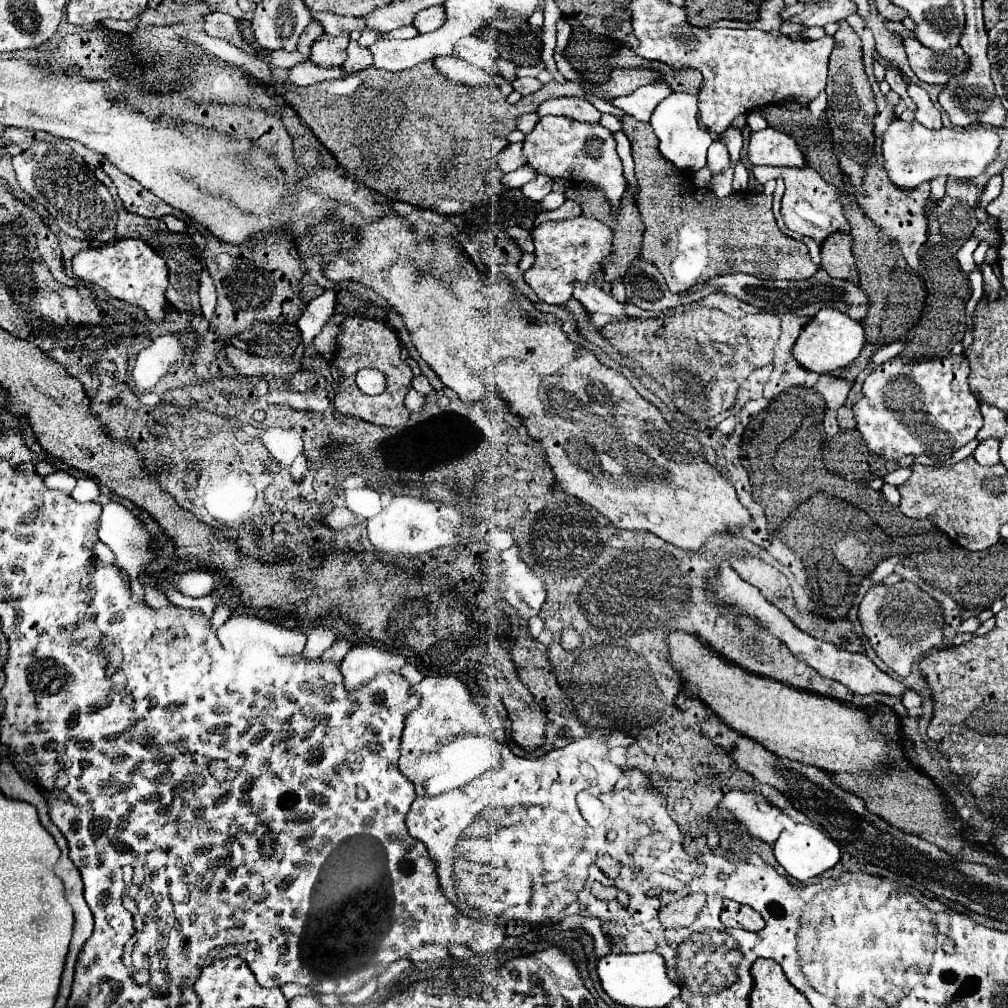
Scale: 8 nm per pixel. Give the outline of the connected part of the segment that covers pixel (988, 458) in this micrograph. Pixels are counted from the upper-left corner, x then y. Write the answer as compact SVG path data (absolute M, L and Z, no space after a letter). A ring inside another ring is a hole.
M985 439L979 443L979 447L973 451L975 461L979 461L981 465L993 465L999 463L999 441L997 439Z

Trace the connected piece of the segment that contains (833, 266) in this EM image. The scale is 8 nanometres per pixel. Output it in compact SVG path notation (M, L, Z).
M833 233L821 245L821 267L835 279L847 279L859 285L859 275L855 269L851 245L853 239L849 233Z

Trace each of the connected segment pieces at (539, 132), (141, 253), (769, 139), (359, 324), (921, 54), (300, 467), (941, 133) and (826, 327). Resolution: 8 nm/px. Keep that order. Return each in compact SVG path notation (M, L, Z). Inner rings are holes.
M541 117L533 131L523 139L523 155L527 165L539 175L595 185L611 203L611 213L617 215L627 185L615 145L615 137L599 123L579 123L569 117Z
M119 239L105 243L101 247L93 247L87 251L79 251L73 259L73 273L85 285L97 285L109 293L109 297L131 303L145 311L145 315L155 321L163 323L169 303L165 299L167 291L167 265L165 261L145 243L139 239Z
M765 127L761 131L753 131L747 145L747 161L749 165L773 165L773 167L801 167L805 165L803 153L797 143L773 129Z
M359 316L347 317L340 325L341 333L337 335L337 349L335 349L335 367L343 371L343 389L337 391L335 409L343 415L359 417L363 421L385 425L385 427L399 427L409 419L409 411L403 405L407 391L411 389L413 373L411 369L399 359L399 339L393 331L387 329L382 320L367 319ZM363 367L379 369L385 379L385 391L381 395L365 395L359 391L355 383L355 375Z
M905 39L903 45L913 73L925 83L945 85L951 77L961 77L969 67L969 59L959 45L947 51L933 51L917 39Z
M297 455L295 459L293 459L293 463L281 463L282 465L287 465L290 468L291 478L295 482L303 481L307 476L309 463L307 463L307 459L305 459L304 455Z
M895 119L883 133L883 169L889 179L899 187L917 187L925 181L931 181L939 175L973 179L985 173L987 165L997 159L999 153L999 135L995 131L963 131L963 129L927 129L921 123L903 123Z
M825 307L803 327L793 347L793 357L809 371L831 373L835 369L851 365L859 357L863 345L865 345L865 333L861 323L853 321L851 317L845 317L845 313L841 311Z

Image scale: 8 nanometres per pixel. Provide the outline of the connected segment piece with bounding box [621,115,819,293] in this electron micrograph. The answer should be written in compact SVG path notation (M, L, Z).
M625 115L623 123L623 133L631 141L631 155L635 161L635 175L639 183L639 213L641 221L645 225L645 235L643 235L643 251L641 257L645 261L651 261L665 277L667 287L671 291L687 291L689 287L697 283L705 283L713 275L721 273L749 273L761 279L809 279L813 273L817 273L819 265L811 261L809 249L803 241L791 239L783 235L777 227L777 221L771 211L771 195L763 193L731 193L725 199L715 197L713 193L707 197L705 203L697 203L693 195L681 195L681 189L691 185L691 175L677 173L675 165L669 165L659 149L657 149L657 137L651 129L649 123L641 123L631 115Z

